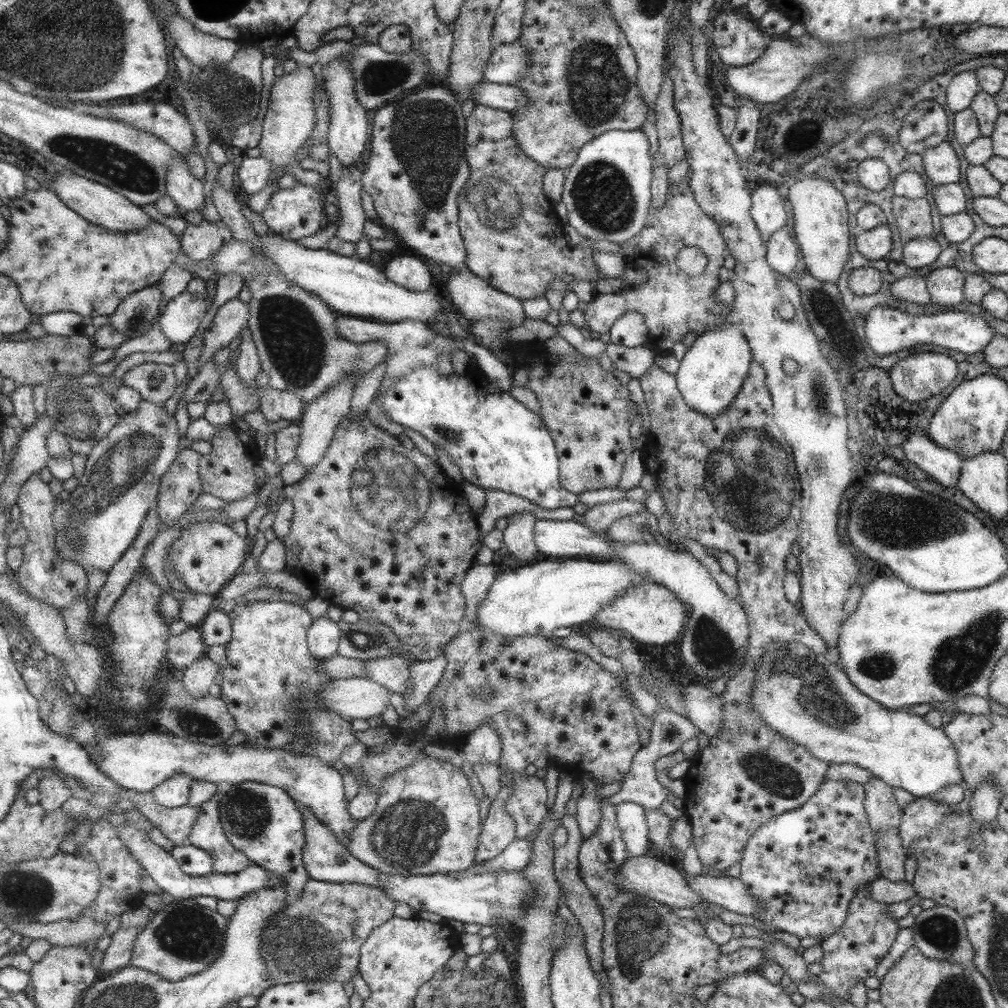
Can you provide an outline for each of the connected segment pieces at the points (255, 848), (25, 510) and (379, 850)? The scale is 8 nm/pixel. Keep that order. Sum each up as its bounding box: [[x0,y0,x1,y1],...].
[[220,781,310,896],[16,475,89,608],[341,758,482,876]]

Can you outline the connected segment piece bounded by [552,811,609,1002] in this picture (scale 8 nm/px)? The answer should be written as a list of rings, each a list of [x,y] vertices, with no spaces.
[[[565,811],[563,817],[560,819],[560,824],[565,828],[568,834],[567,840],[563,846],[554,849],[554,861],[553,870],[556,881],[560,886],[560,894],[562,894],[562,899],[567,905],[567,908],[573,913],[573,916],[578,921],[578,925],[583,929],[584,932],[584,947],[585,954],[589,956],[589,966],[591,966],[594,975],[597,976],[602,982],[602,988],[604,996],[608,1002],[608,980],[606,974],[601,967],[601,941],[604,929],[604,920],[602,917],[601,905],[597,903],[597,900],[592,896],[589,889],[585,886],[585,883],[580,879],[578,875],[578,852],[579,845],[582,841],[581,833],[579,833],[578,825],[576,824],[576,819],[574,816],[570,816]]]

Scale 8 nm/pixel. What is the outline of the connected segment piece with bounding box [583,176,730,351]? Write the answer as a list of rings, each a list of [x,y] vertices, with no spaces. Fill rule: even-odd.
[[[685,176],[677,184],[669,184],[665,204],[661,208],[649,208],[648,222],[640,234],[618,245],[621,248],[620,253],[624,262],[639,262],[635,268],[645,271],[647,281],[643,284],[625,287],[624,291],[596,293],[587,303],[587,308],[583,312],[585,324],[593,332],[599,334],[607,332],[620,316],[626,312],[636,312],[643,317],[651,347],[671,351],[673,345],[681,342],[683,335],[687,332],[695,332],[700,335],[705,331],[716,329],[730,320],[729,305],[721,304],[715,297],[715,290],[720,283],[719,271],[723,268],[723,257],[727,253],[727,245],[723,234],[720,233],[719,226],[700,208],[699,203],[695,200],[695,195],[688,187],[688,176]],[[683,247],[697,247],[704,252],[707,263],[701,275],[687,277],[685,273],[681,273],[675,267],[676,252]]]

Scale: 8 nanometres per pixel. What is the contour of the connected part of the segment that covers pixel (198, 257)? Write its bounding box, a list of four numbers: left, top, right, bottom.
[181,220,234,273]

